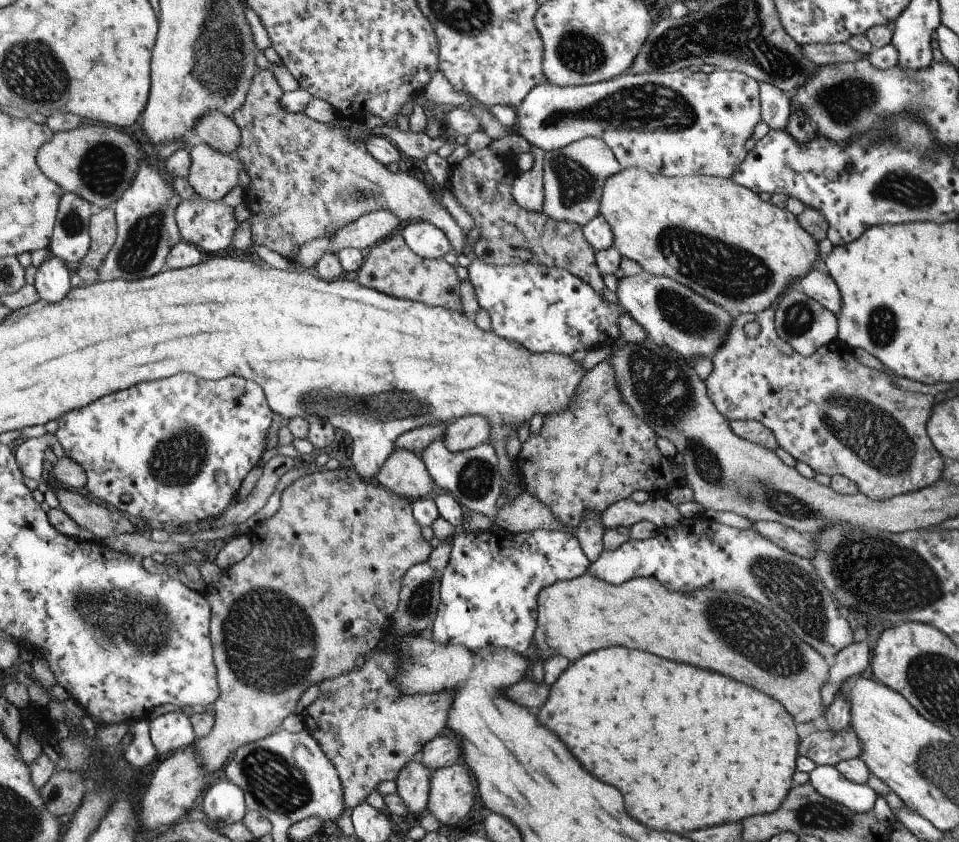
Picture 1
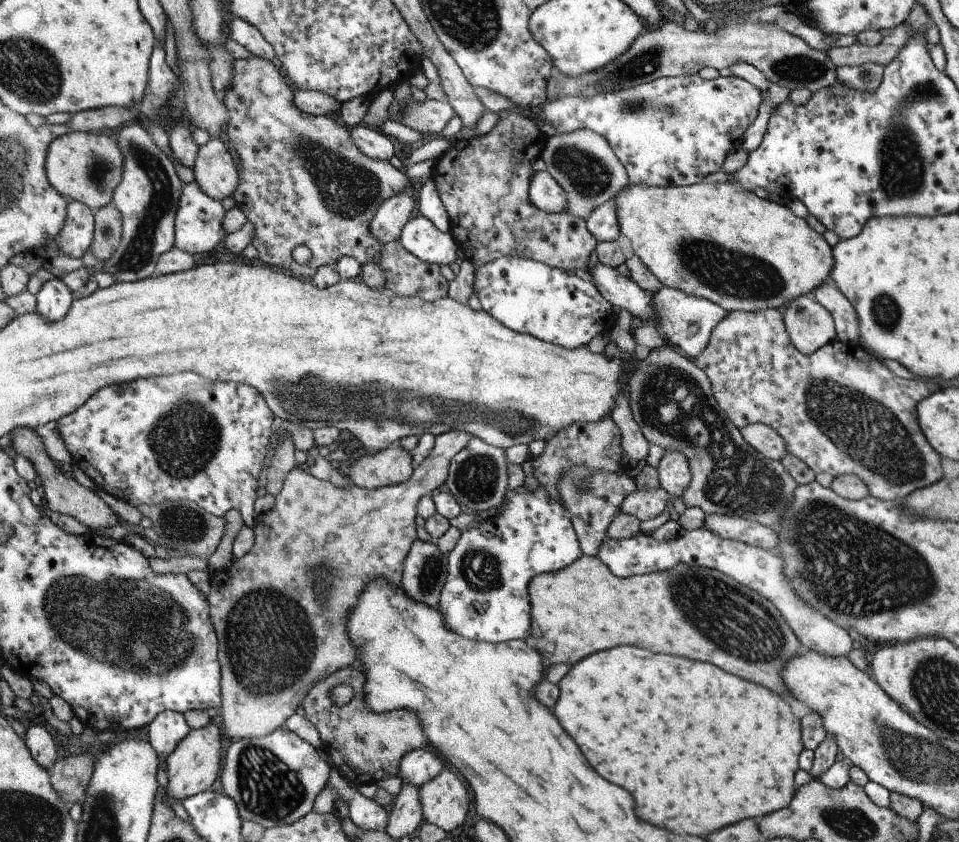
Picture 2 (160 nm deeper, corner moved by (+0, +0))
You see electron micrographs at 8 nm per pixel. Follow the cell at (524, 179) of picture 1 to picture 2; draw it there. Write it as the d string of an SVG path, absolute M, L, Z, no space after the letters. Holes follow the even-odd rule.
M538 171L536 176L531 178L530 199L540 210L548 213L567 212L567 192L550 176L548 171Z

